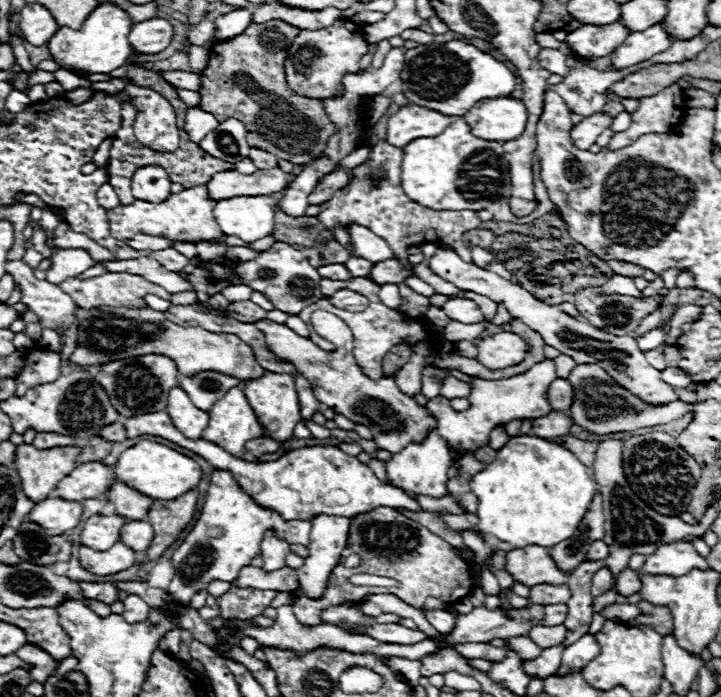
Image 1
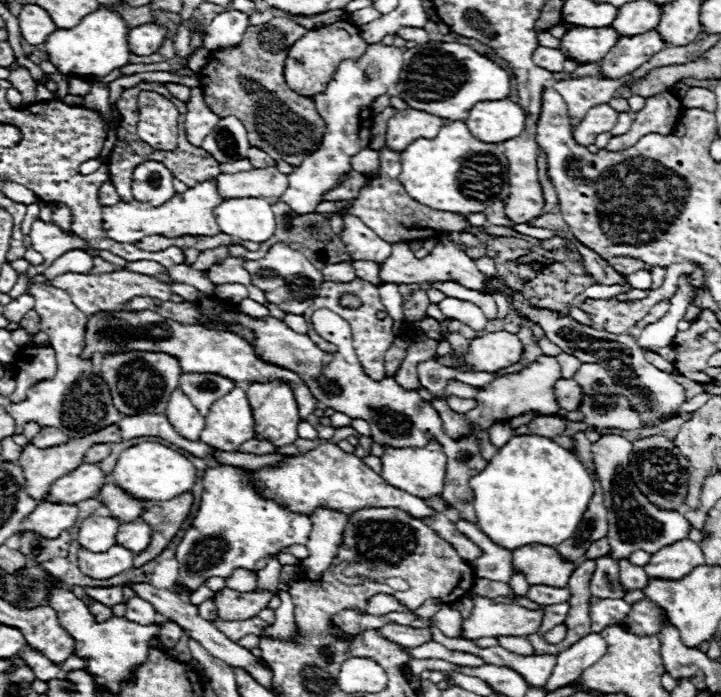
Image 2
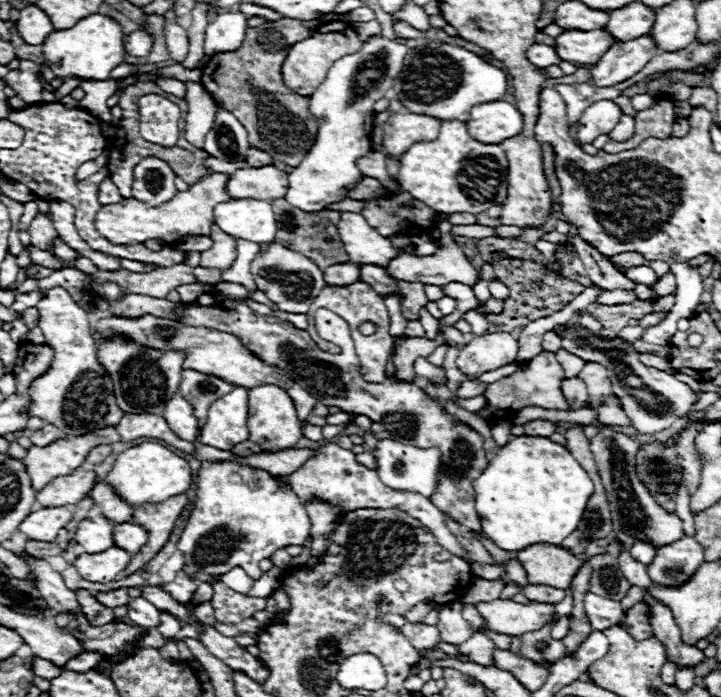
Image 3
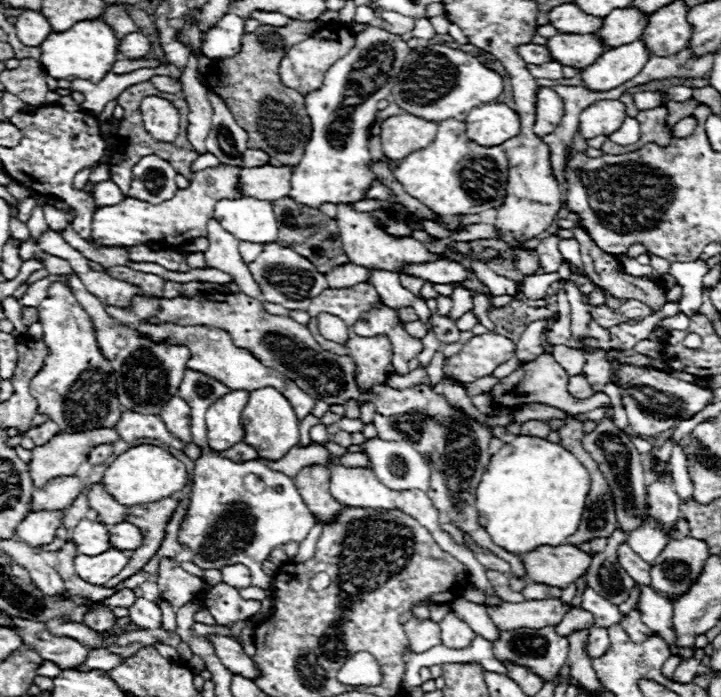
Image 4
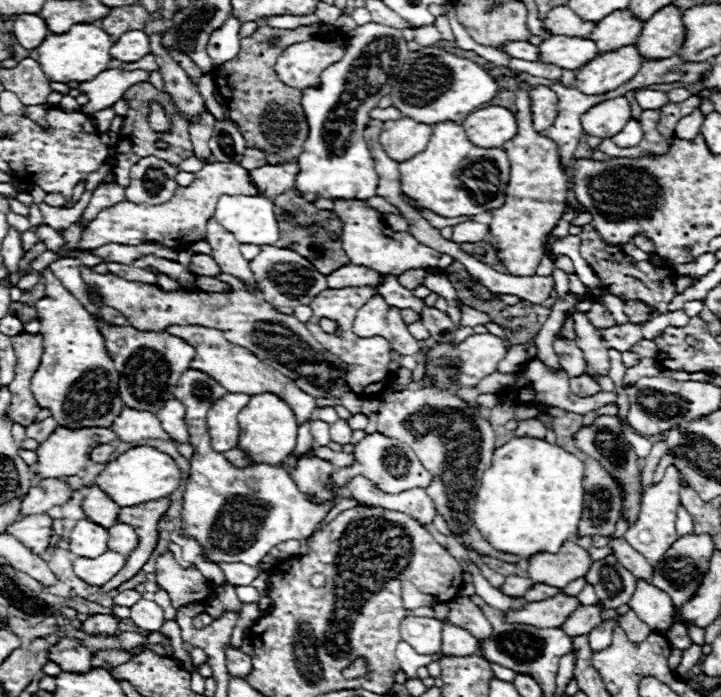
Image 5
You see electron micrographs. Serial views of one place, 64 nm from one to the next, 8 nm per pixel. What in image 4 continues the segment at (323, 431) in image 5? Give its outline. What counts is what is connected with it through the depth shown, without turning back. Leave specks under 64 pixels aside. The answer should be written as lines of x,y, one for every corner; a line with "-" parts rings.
324,424
312,426
312,428
310,428
310,438
312,438
312,442
316,442
316,444
326,444
326,442
328,442
326,426
324,426

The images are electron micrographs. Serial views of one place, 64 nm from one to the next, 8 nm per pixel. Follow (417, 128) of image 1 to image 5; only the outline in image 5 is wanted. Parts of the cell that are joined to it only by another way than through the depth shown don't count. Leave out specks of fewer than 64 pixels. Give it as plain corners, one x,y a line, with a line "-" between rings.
408,116
400,120
386,120
382,126
380,144
392,160
404,162
426,148
432,128
432,124
420,124

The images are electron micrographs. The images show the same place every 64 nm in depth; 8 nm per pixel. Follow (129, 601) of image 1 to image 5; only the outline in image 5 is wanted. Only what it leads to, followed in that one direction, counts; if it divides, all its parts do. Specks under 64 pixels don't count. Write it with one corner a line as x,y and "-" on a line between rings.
140,598
140,602
136,602
130,608
130,618
138,628
148,630
148,632
156,632
164,624
162,608
156,602
144,600
144,598

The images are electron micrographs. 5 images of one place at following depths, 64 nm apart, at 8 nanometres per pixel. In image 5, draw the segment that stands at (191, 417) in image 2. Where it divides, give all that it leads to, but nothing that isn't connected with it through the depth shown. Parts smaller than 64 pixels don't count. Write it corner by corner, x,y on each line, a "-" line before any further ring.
172,398
164,404
162,410
158,410
156,414
162,422
162,428
176,440
176,442
188,442
190,434
188,434
188,428
186,428
186,422
184,422
184,416
186,416
186,408
180,400

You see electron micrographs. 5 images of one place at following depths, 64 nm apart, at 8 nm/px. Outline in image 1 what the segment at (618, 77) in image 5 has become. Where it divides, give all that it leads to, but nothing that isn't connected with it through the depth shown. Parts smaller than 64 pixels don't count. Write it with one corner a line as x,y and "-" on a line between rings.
664,24
650,26
642,32
632,32
622,46
612,52
612,66
626,68
636,62
648,60
654,54
660,54
672,46
672,36
666,32

